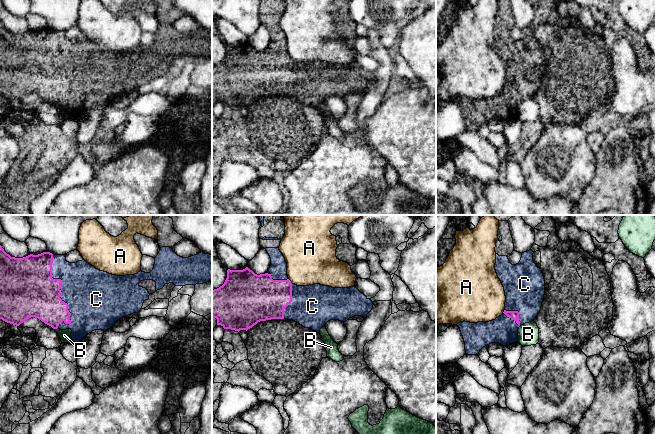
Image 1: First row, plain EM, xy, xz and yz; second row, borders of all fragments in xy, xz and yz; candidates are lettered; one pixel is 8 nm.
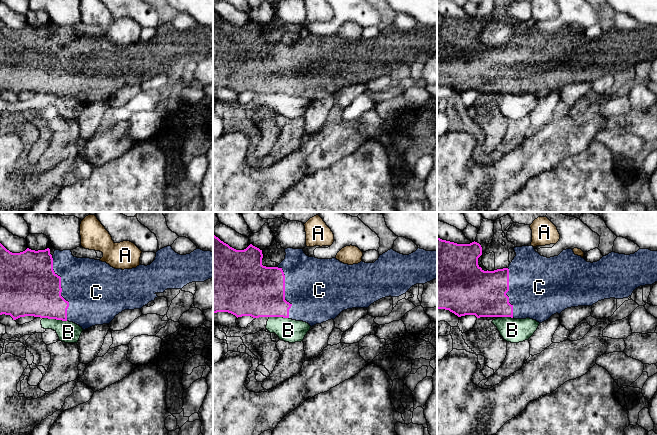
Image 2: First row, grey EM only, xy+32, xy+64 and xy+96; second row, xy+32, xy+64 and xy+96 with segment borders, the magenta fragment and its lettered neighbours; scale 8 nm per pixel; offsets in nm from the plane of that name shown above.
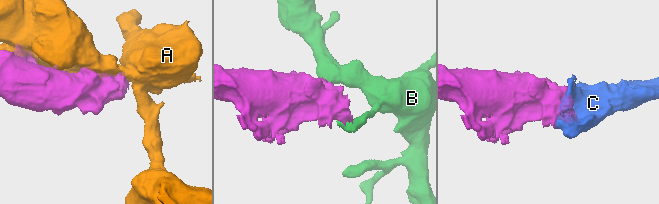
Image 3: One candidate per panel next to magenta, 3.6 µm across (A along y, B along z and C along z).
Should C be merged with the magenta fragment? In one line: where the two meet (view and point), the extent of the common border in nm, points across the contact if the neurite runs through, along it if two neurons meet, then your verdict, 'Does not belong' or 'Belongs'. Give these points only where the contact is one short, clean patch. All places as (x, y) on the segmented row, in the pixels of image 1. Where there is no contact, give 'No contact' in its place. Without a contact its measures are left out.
Touches magenta at xy (60, 287). Shared border 600 nm. Belongs

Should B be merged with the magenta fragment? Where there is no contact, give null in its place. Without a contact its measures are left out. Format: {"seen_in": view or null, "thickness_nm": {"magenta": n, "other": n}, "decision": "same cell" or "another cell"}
{"seen_in": "xy", "thickness_nm": {"magenta": 300, "other": 90}, "decision": "another cell"}

